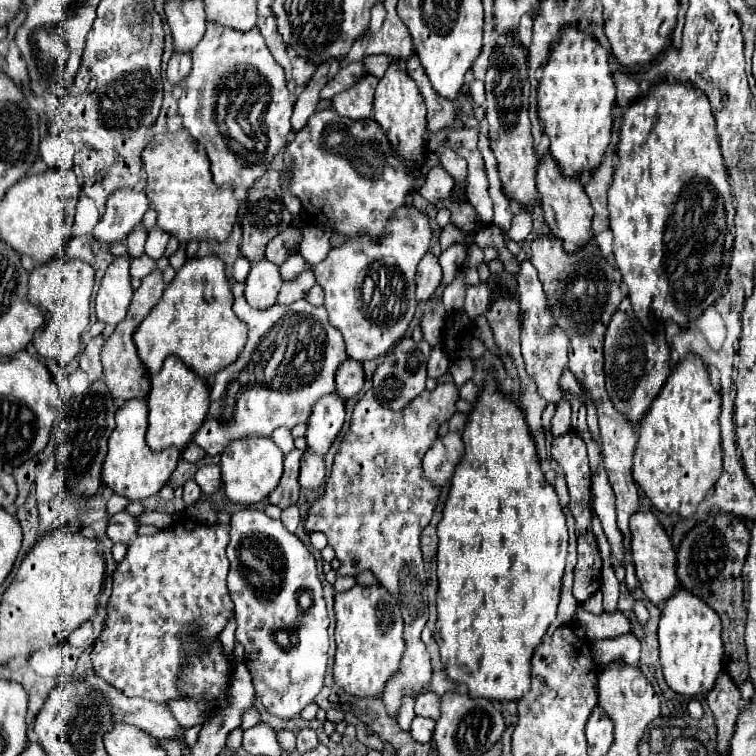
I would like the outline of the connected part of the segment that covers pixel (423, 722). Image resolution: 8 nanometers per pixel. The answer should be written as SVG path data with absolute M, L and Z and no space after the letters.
M415 716L413 724L411 724L411 736L413 736L417 742L421 742L421 744L431 742L433 730L435 730L435 720L423 718L423 716Z

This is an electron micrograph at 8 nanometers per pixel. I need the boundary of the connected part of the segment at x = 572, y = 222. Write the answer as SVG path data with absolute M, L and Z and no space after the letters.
M545 154L539 158L539 164L537 164L537 190L539 190L541 208L545 212L545 222L549 224L553 236L565 242L565 250L573 252L573 248L577 248L579 244L585 244L591 238L593 208L581 180L573 176L565 176L559 164L553 160L553 156Z

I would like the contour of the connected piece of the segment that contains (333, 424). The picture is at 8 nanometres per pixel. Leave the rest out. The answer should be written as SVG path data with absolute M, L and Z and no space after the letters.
M335 394L321 398L315 404L307 424L305 434L307 450L323 458L329 452L333 440L337 438L343 422L345 422L345 406L341 398L337 398Z

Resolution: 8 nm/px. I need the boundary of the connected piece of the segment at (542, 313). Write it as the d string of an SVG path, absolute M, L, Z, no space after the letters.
M529 260L519 262L517 290L519 290L519 302L521 302L519 322L521 322L521 354L525 360L525 370L529 378L535 382L539 396L551 404L557 404L563 398L559 380L563 370L569 364L569 336L553 322L553 316L547 308L545 292L537 278L537 270Z

